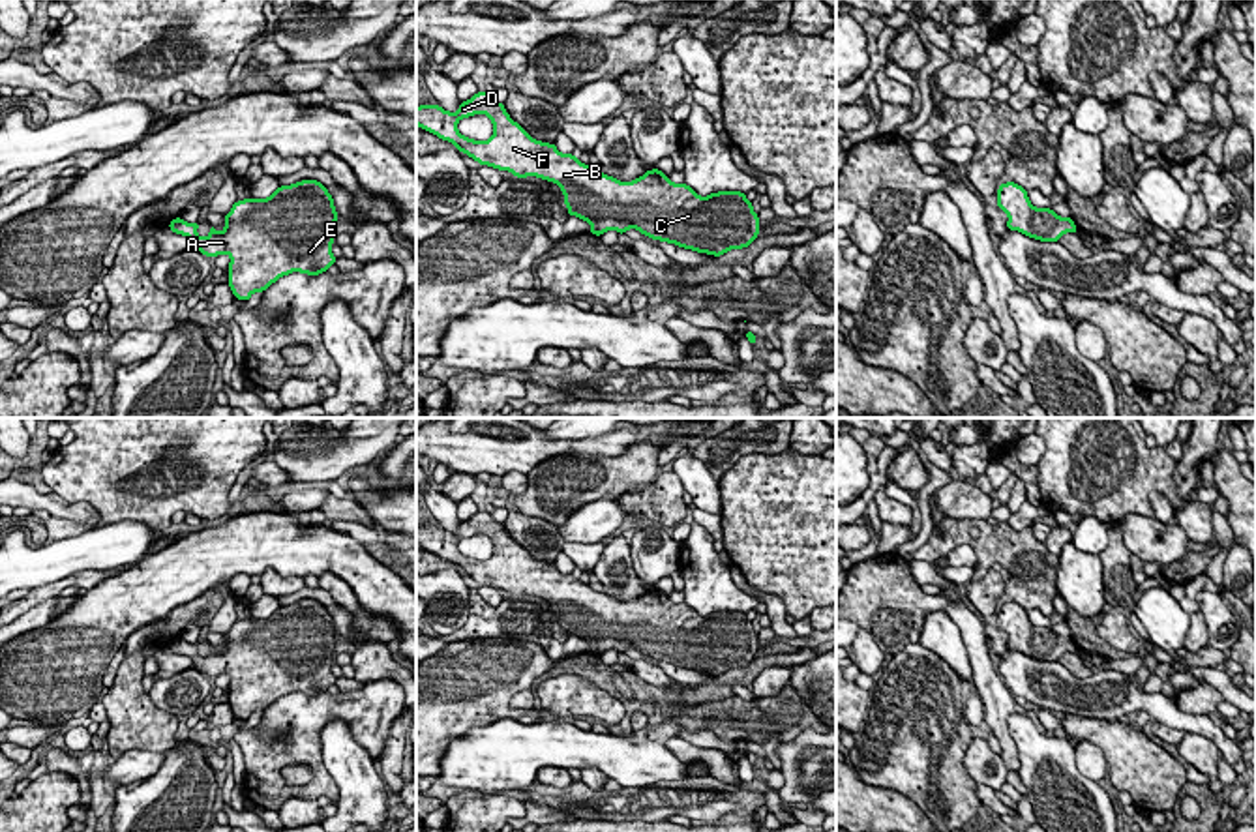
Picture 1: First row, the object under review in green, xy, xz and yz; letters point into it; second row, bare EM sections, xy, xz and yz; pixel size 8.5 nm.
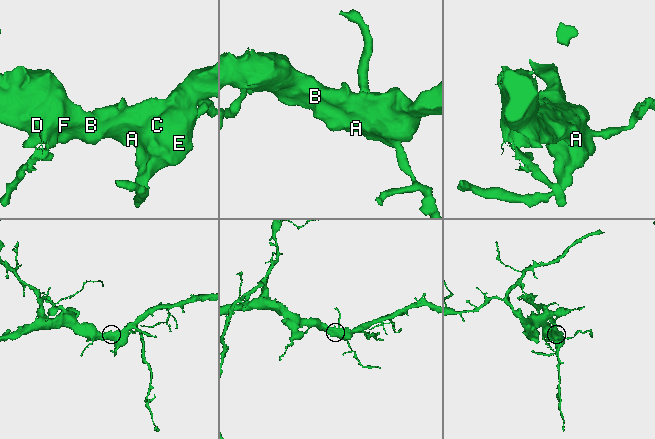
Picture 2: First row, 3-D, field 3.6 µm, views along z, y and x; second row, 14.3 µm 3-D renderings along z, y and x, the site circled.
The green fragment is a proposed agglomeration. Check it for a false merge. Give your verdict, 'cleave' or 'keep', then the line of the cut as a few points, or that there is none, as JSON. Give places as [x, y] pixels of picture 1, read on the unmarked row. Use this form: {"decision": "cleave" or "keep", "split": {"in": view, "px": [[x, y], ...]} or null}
{"decision": "keep", "split": null}

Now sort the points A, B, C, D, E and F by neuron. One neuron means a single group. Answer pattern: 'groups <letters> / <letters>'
groups A B C D E F

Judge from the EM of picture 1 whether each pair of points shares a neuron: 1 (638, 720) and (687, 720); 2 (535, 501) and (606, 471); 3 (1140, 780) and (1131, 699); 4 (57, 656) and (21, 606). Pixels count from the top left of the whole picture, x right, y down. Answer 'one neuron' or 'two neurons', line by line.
1: two neurons
2: one neuron
3: two neurons
4: two neurons

